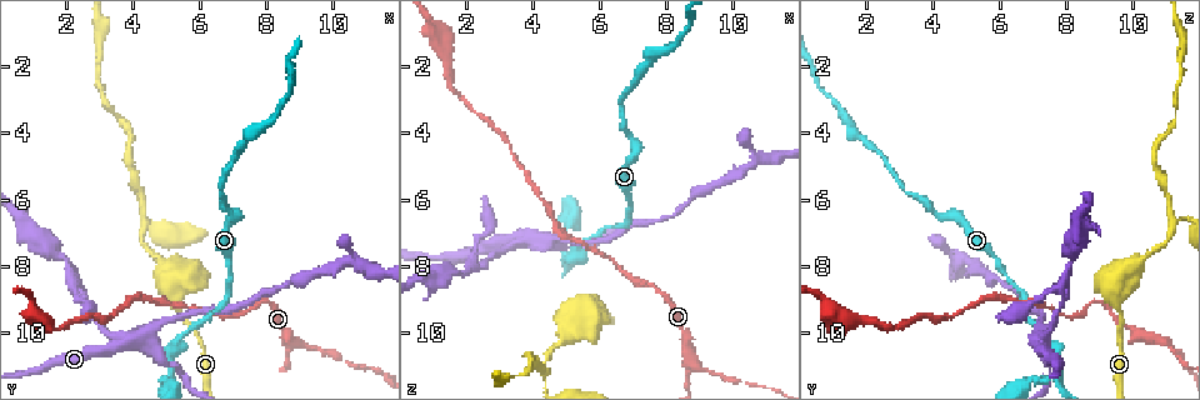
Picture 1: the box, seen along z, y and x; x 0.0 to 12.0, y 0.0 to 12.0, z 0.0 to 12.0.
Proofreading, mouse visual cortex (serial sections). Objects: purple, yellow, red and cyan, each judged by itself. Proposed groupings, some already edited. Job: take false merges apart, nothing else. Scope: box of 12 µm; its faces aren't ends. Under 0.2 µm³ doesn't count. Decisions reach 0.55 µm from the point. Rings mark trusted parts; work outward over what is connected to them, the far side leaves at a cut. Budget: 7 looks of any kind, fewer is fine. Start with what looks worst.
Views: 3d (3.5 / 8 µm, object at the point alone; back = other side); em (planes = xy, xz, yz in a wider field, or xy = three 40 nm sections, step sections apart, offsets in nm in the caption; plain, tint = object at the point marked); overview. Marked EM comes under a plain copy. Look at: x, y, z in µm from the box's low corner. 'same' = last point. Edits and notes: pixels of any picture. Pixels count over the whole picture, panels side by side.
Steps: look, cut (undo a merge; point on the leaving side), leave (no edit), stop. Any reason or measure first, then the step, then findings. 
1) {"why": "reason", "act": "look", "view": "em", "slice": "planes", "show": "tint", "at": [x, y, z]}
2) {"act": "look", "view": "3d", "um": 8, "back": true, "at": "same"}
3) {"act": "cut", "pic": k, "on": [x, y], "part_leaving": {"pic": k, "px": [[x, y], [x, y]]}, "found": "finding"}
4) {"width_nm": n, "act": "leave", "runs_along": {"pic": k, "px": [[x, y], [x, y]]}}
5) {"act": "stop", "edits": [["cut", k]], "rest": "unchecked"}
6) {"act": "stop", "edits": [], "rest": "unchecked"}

{"why": "calibre changes", "act": "look", "view": "3d", "um": 3.5, "at": [5.0, 11.3, 7.8]}

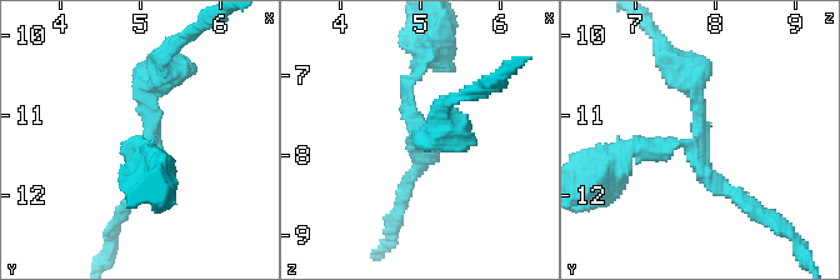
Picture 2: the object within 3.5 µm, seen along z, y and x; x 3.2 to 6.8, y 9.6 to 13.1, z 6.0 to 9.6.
{"why": "need the tissue", "act": "look", "view": "em", "slice": "xy", "step": 3, "show": "tint", "at": "same"}

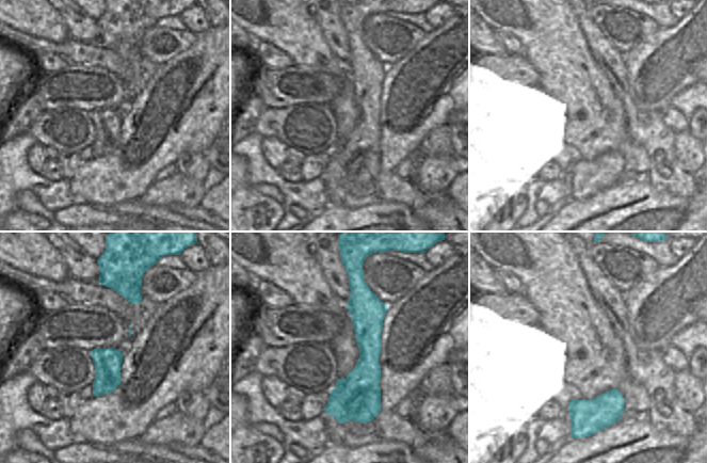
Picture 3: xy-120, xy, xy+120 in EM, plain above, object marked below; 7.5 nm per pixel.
{"arm_widths_nm": [150, 200, 250], "act": "leave", "runs_along": {"pic": 3, "px": [[358, 281], [367, 373], [341, 420]]}, "found": "continuous, no second cell"}

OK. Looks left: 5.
{"act": "look", "view": "3d", "um": 3.5, "at": [4.3, 6.7, 11.2]}

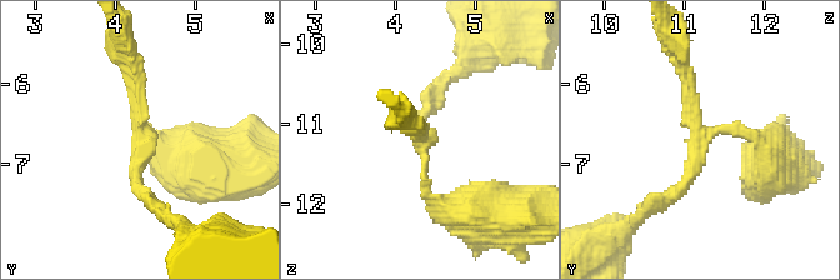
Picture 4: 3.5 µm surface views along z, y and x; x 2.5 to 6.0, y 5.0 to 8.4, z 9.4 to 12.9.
{"act": "look", "view": "em", "slice": "planes", "show": "tint", "at": [4.30, 6.65, 11.25]}

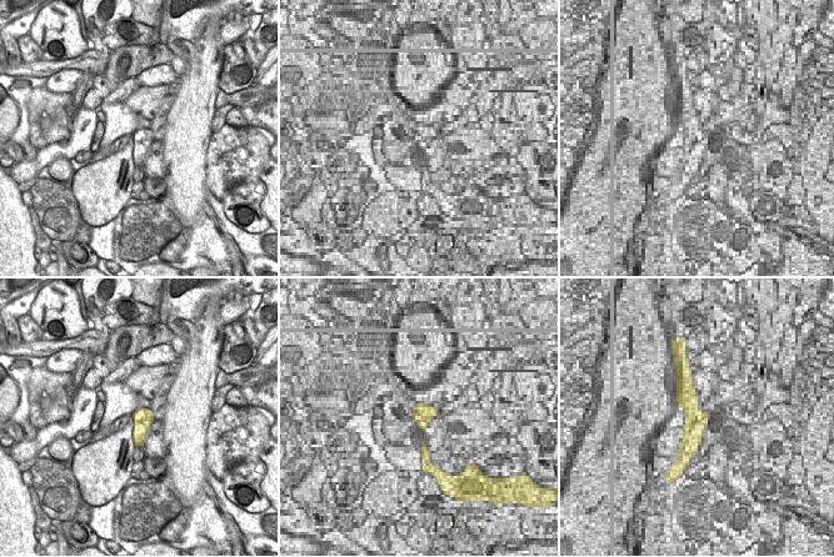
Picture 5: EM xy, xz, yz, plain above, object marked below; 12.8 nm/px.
{"arms": 3, "act": "leave", "runs_along": {"pic": 4, "px": [[155, 204], [135, 185], [131, 59]]}, "found": "all the same cell"}

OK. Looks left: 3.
{"act": "look", "view": "3d", "um": 3.5, "at": [3.3, 10.5, 7.2]}

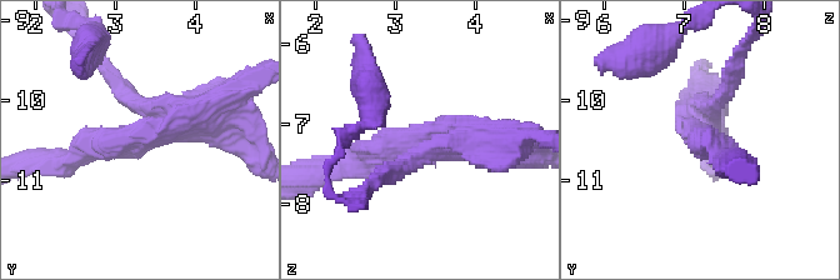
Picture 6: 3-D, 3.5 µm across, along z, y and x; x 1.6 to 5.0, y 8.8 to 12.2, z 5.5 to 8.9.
{"arms": 3, "arm_widths_nm": [200, 300, 400], "act": "look", "view": "em", "slice": "planes", "show": "tint", "at": [3.30, 10.45, 7.20]}

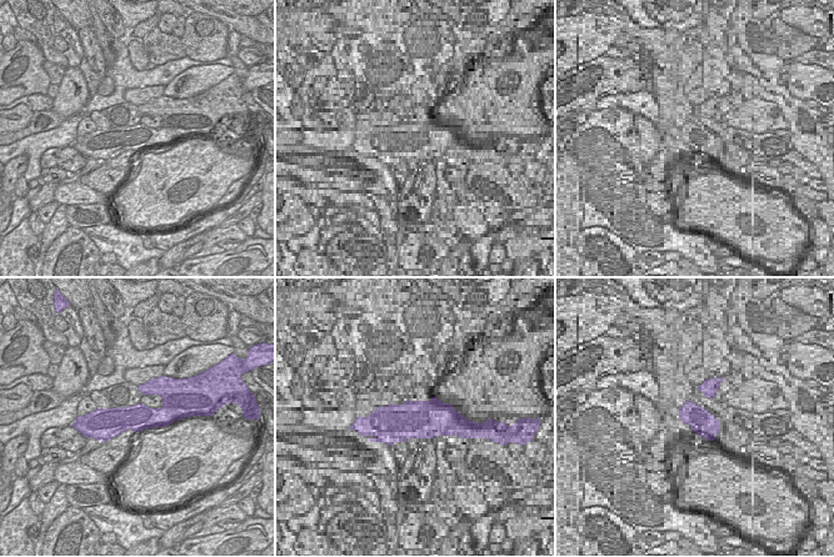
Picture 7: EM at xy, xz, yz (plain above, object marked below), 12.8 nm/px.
{"act": "cut", "pic": 6, "on": [116, 76], "found": "two cells meet here"}

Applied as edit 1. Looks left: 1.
{"act": "stop", "edits": [["cut", 6]], "rest": "unchecked"}

